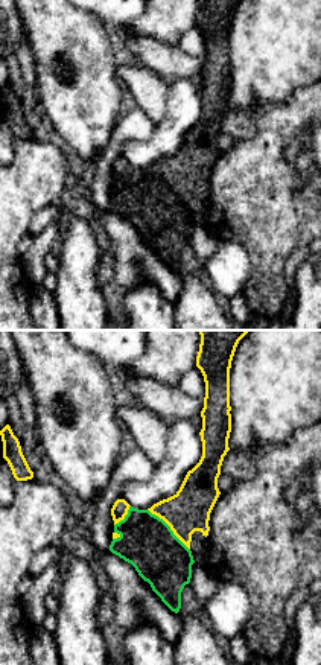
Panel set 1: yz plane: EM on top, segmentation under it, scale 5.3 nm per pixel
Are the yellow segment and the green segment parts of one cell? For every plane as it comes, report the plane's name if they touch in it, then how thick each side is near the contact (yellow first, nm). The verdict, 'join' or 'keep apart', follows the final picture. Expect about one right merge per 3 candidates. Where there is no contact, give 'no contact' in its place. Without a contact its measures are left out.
yz | 220/280 nm

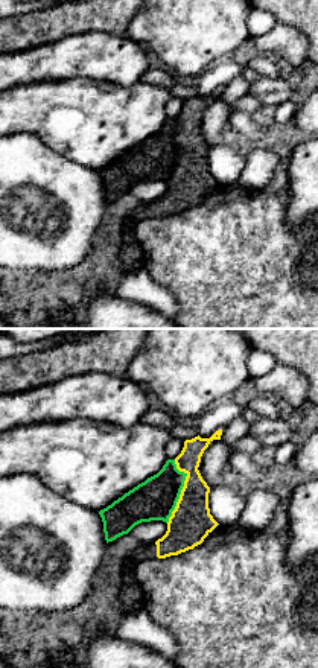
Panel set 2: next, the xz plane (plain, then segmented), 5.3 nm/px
xz | 220/220 nm

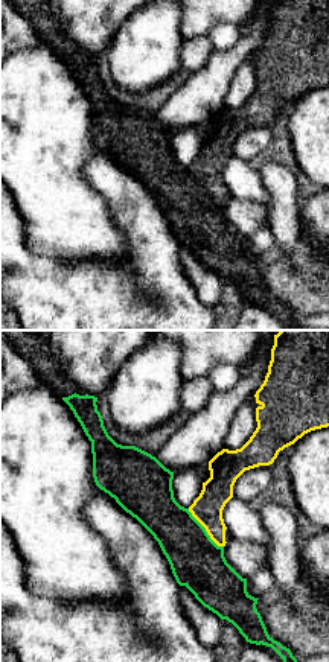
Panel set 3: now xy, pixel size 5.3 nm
xy | 160/280 nm

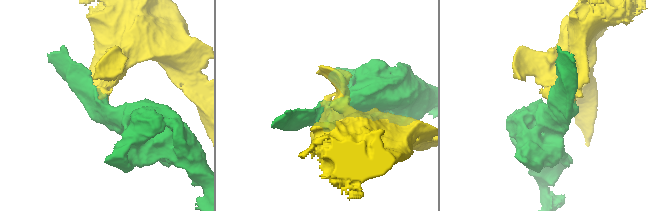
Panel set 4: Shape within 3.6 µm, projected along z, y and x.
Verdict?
keep apart

